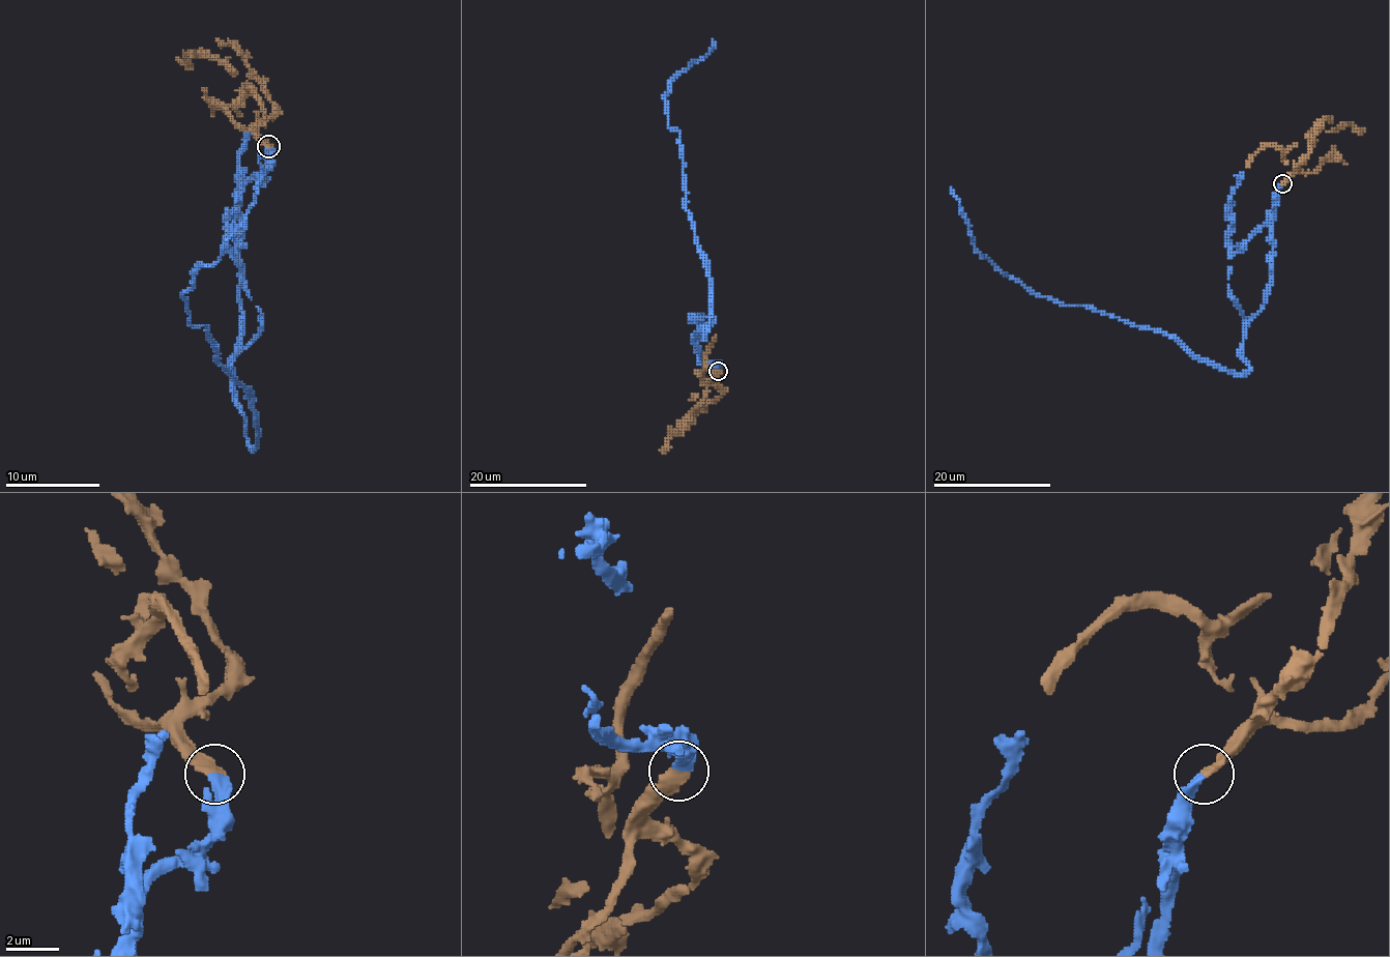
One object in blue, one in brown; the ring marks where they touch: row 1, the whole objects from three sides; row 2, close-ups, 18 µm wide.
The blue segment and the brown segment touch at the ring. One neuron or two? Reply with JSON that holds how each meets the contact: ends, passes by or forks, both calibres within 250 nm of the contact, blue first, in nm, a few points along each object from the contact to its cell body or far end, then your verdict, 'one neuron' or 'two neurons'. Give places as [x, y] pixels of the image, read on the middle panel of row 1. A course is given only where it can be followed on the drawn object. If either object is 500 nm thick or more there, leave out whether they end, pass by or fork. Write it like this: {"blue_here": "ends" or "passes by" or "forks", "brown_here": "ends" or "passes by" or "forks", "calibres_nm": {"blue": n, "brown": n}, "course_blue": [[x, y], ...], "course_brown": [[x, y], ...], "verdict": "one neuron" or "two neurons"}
{"blue_here": "ends", "brown_here": "ends", "calibres_nm": {"blue": 420, "brown": 480}, "course_blue": [[718, 371], [700, 360], [695, 341], [708, 328], [711, 282], [664, 94], [713, 38]], "course_brown": [[718, 371], [712, 381], [721, 395], [670, 437], [664, 450], [666, 454]], "verdict": "one neuron"}

